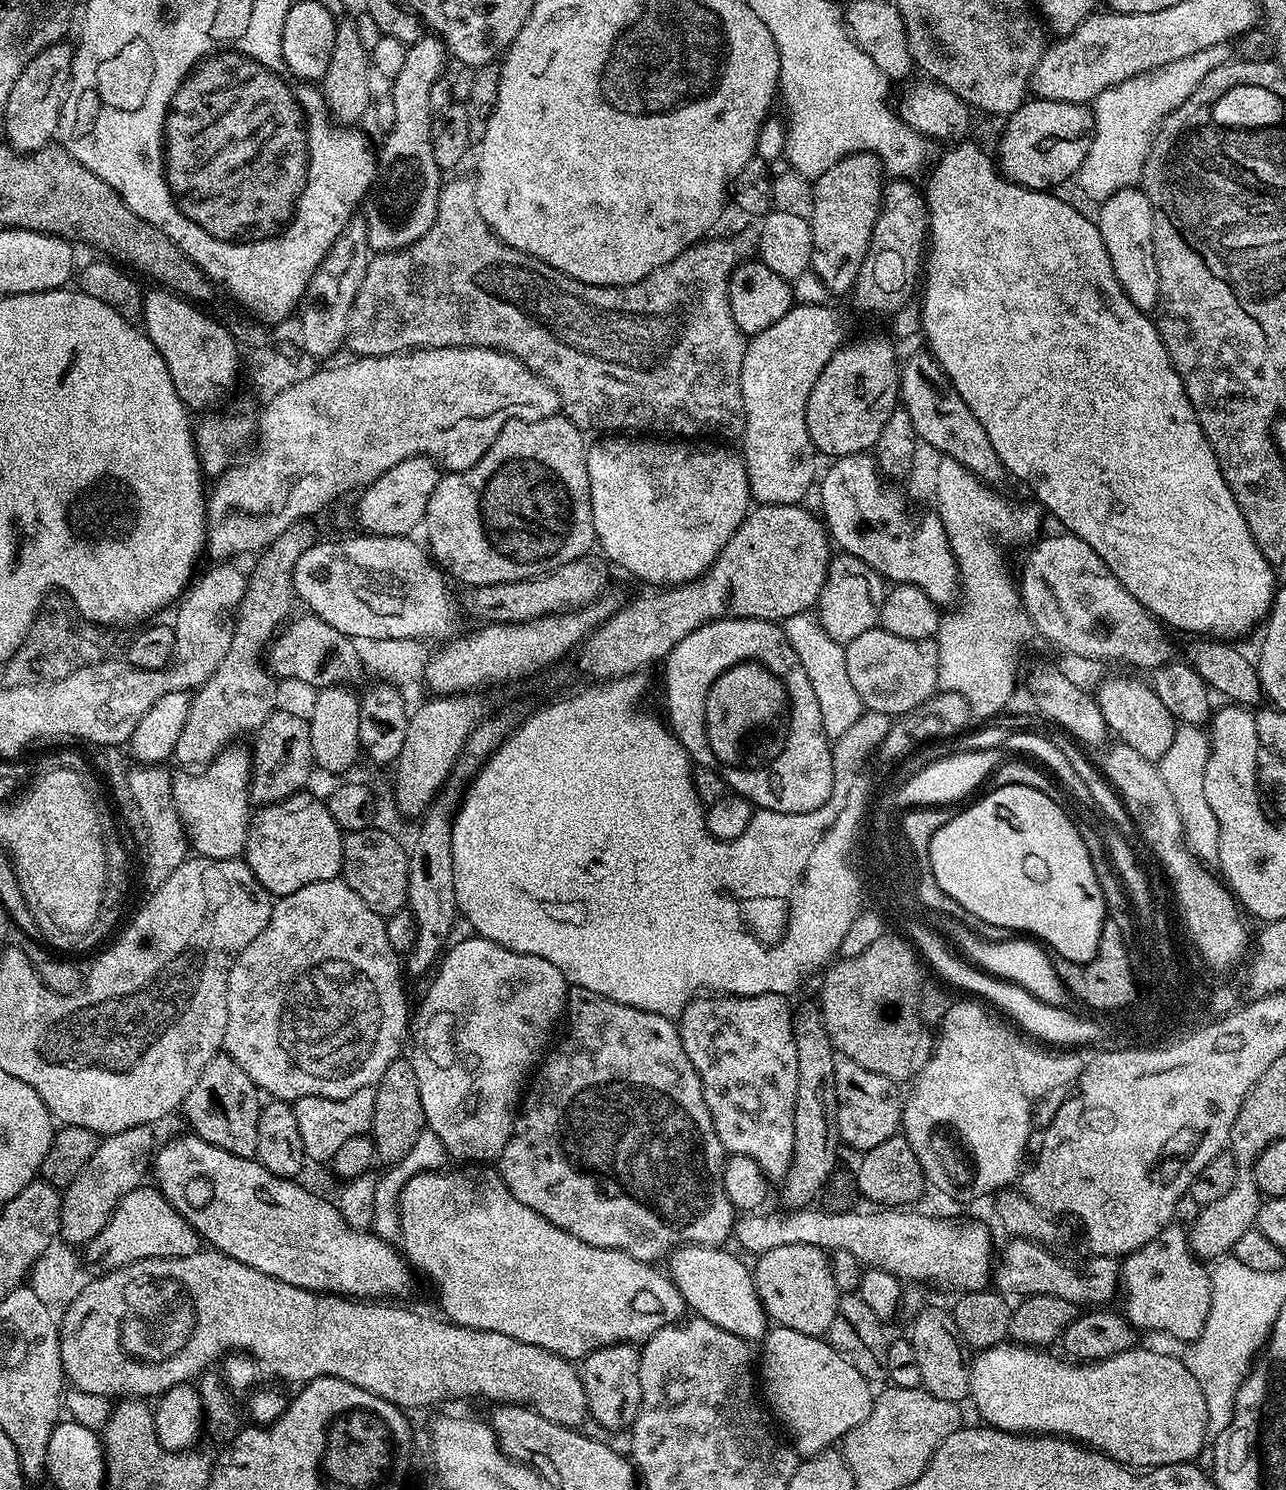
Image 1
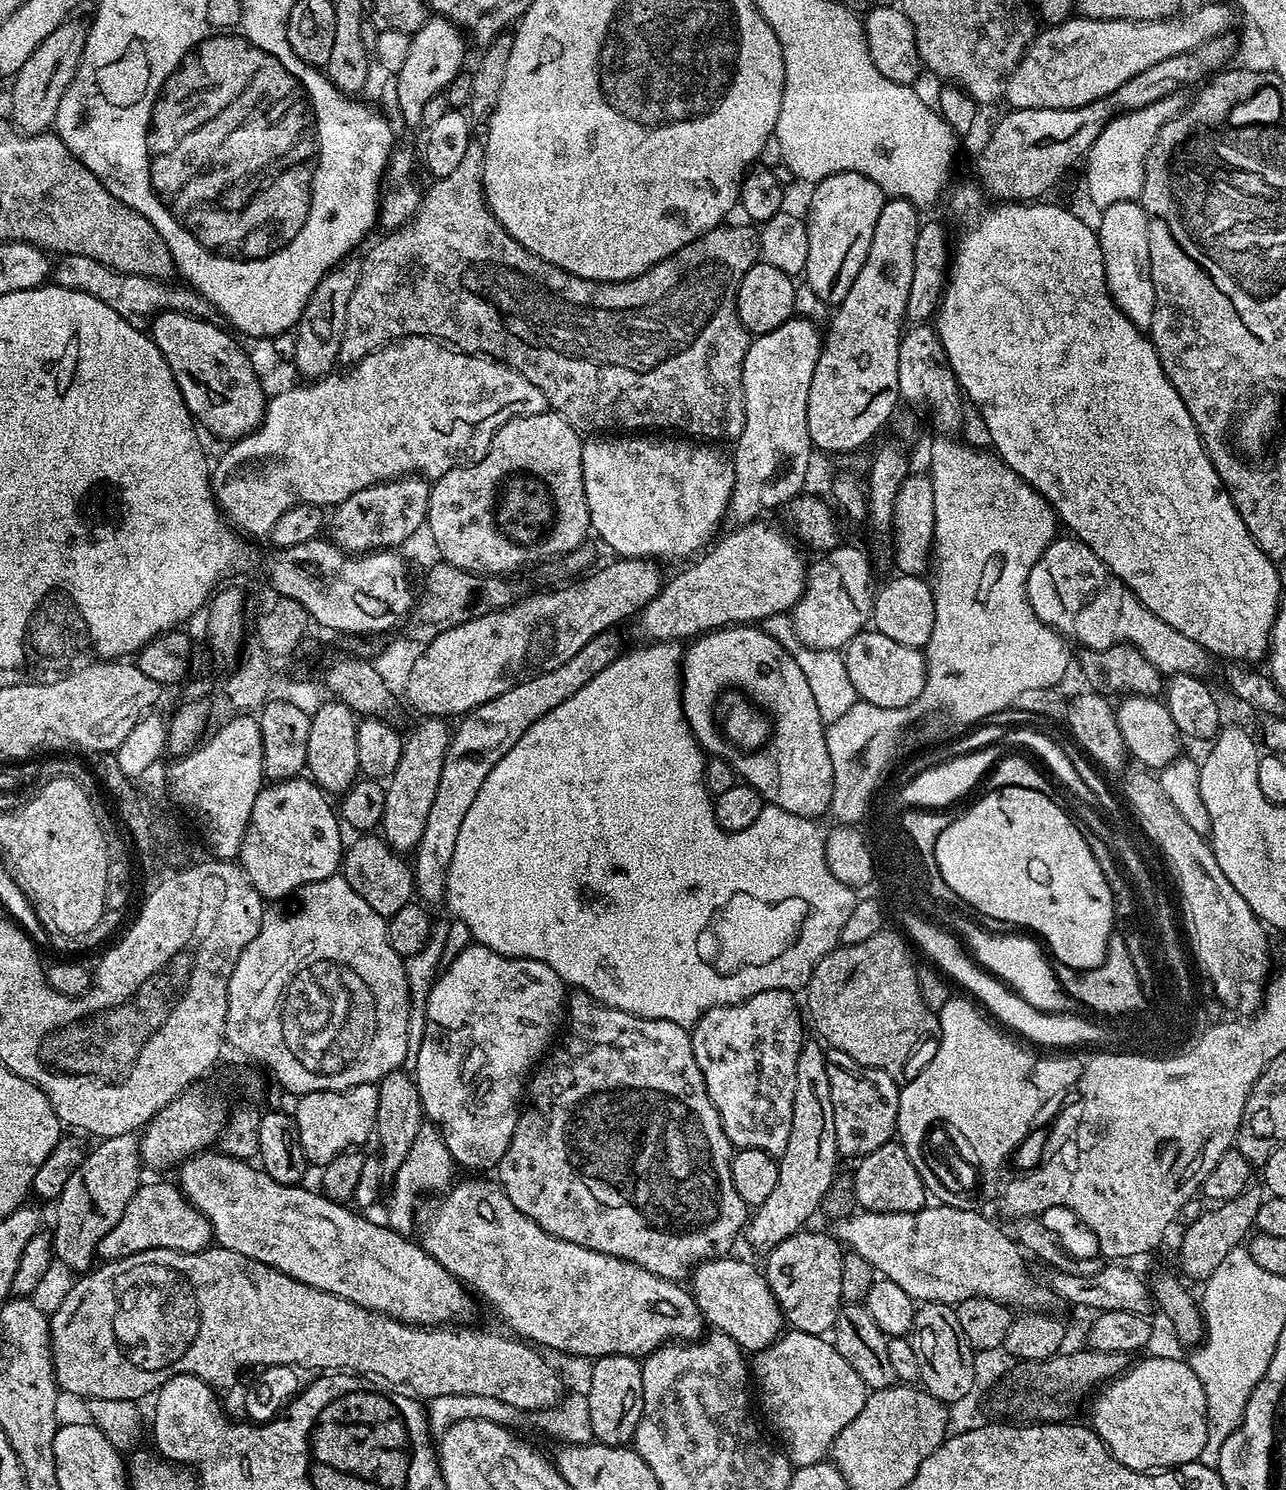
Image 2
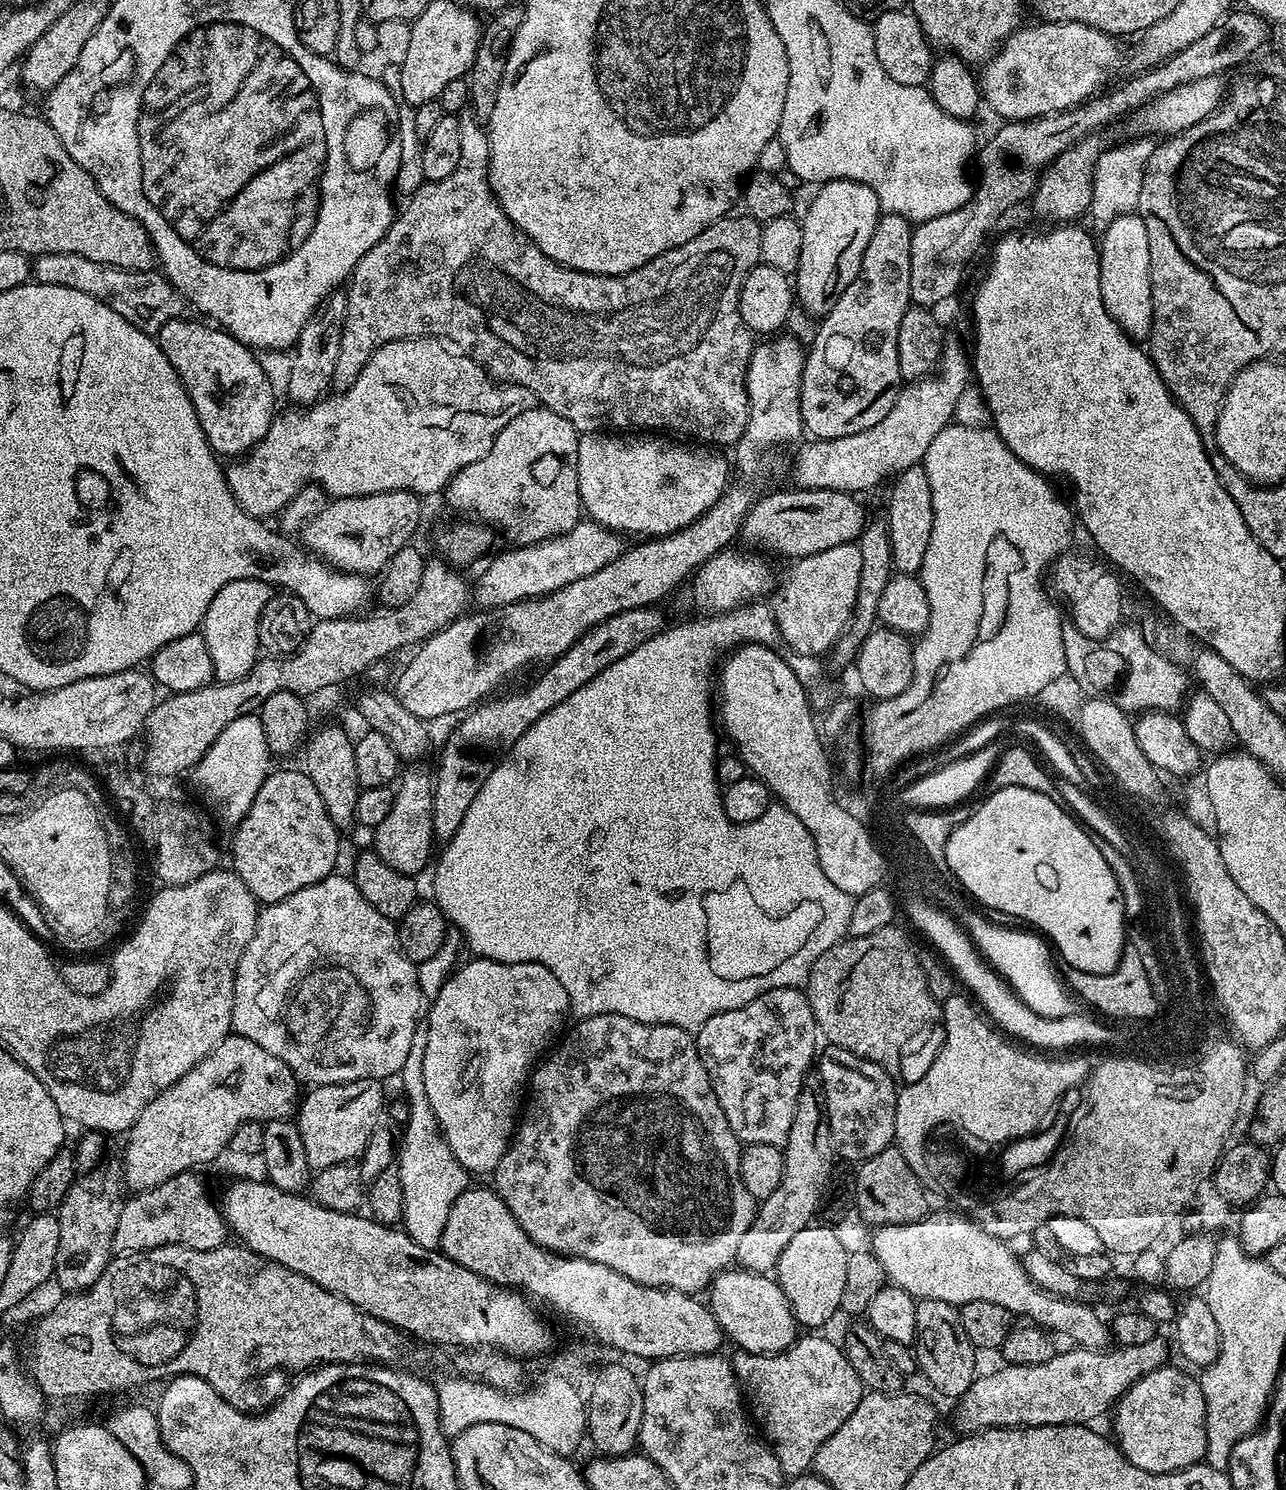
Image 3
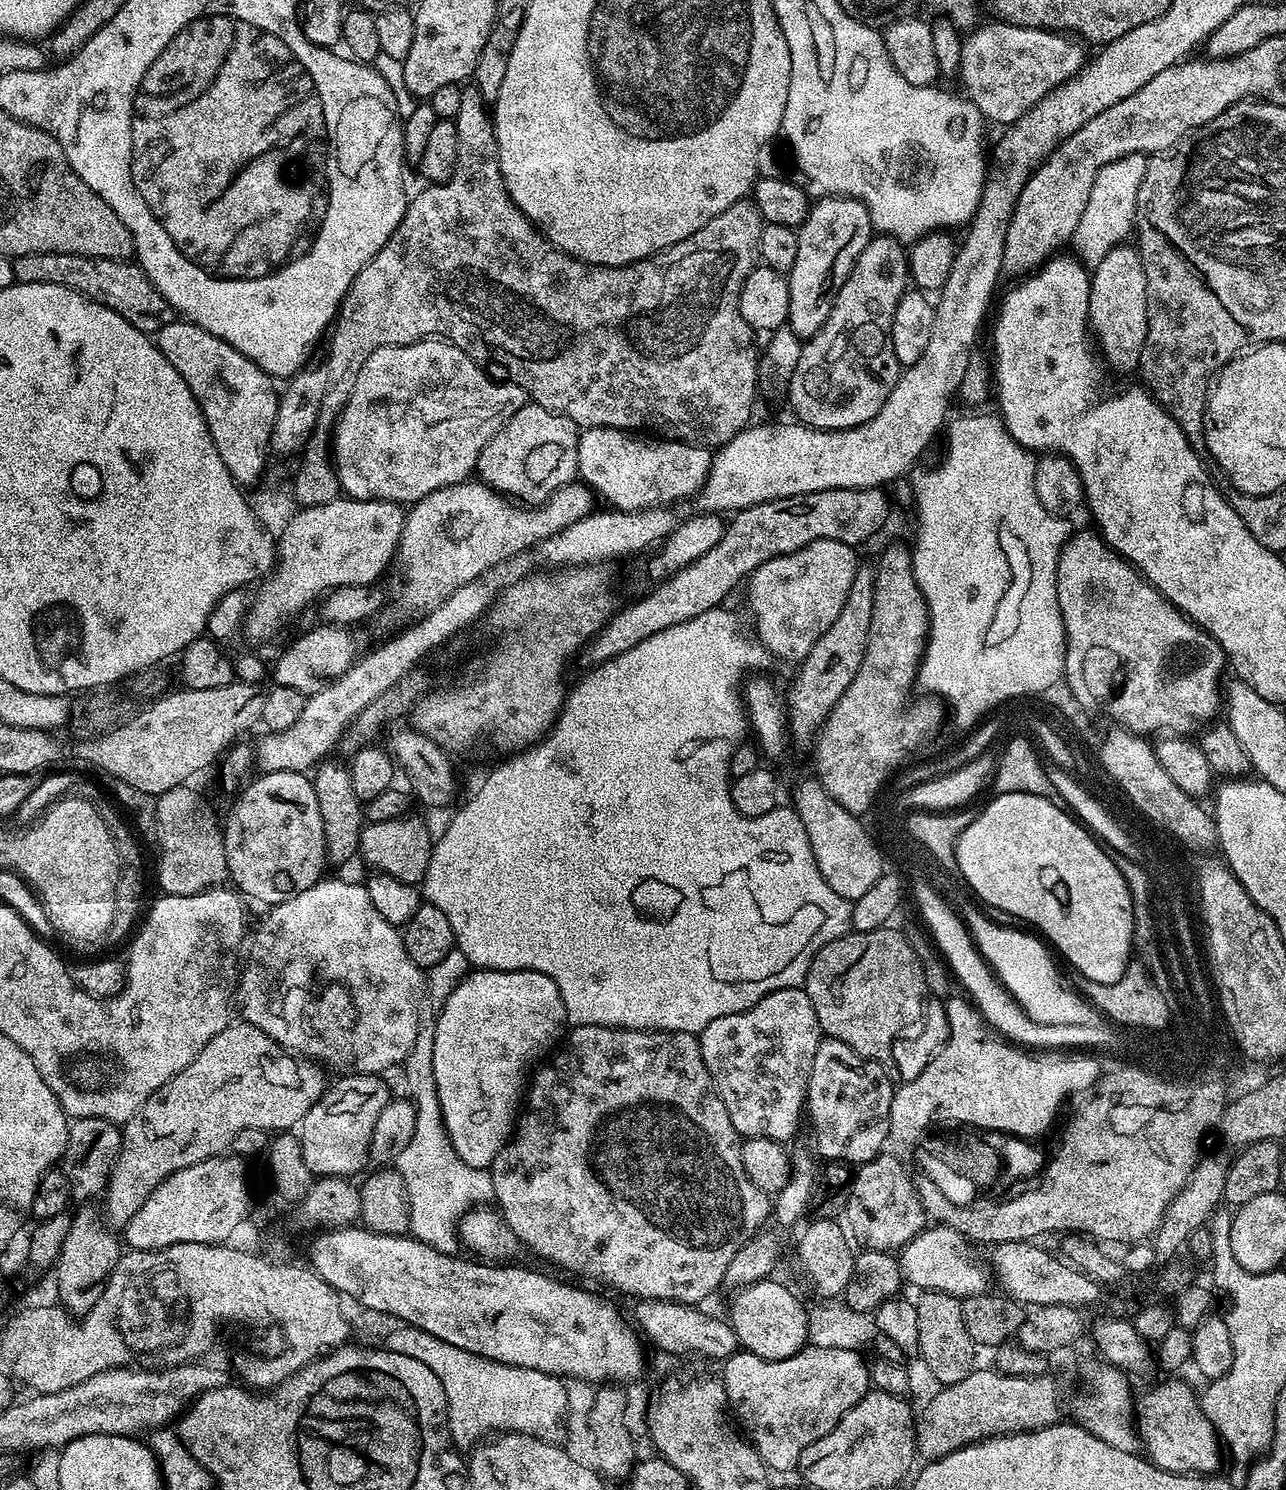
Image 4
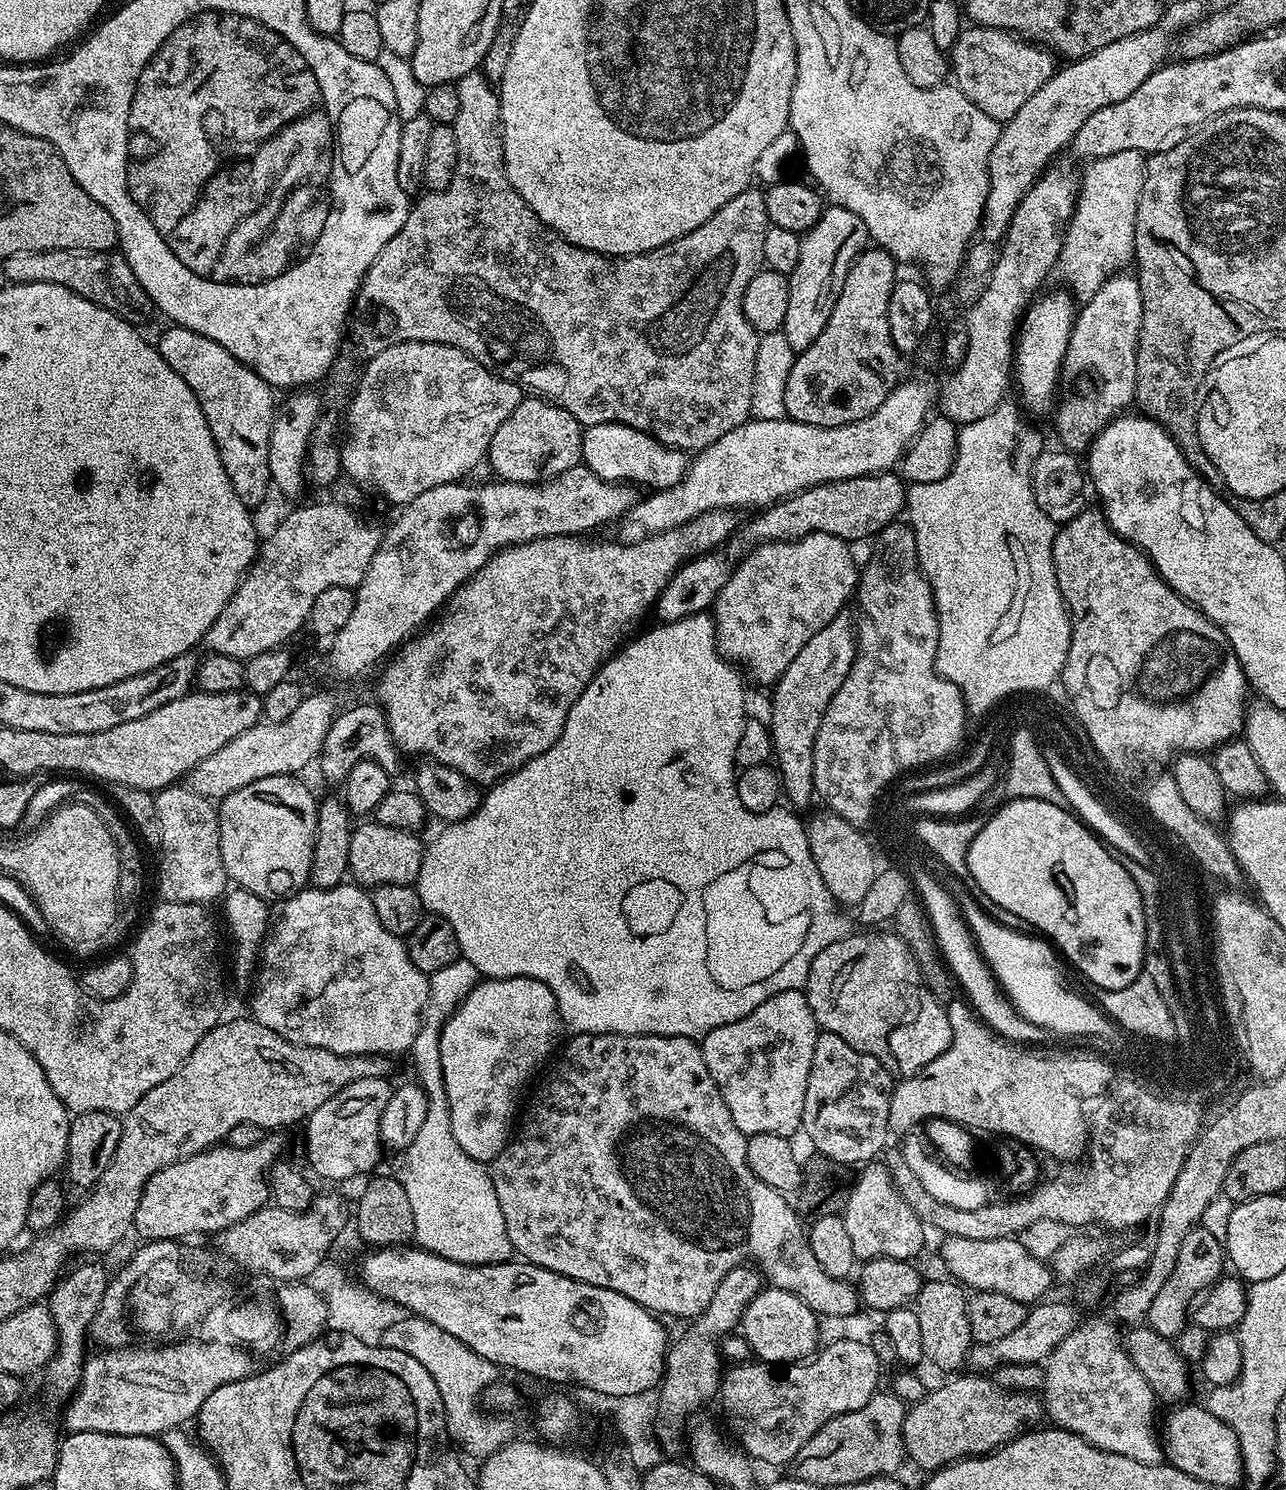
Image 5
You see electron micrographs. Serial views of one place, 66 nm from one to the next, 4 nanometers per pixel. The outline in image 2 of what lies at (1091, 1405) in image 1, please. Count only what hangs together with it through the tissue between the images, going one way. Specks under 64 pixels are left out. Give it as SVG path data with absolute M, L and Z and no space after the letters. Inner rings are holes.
M1148 1356L1135 1364L1136 1361L1095 1393L1097 1396L1092 1404L1090 1419L1092 1431L1100 1435L1118 1463L1135 1472L1171 1470L1182 1464L1197 1463L1202 1454L1202 1446L1206 1446L1208 1429L1206 1390L1202 1390L1198 1374L1194 1374L1187 1359L1175 1360L1172 1356Z

